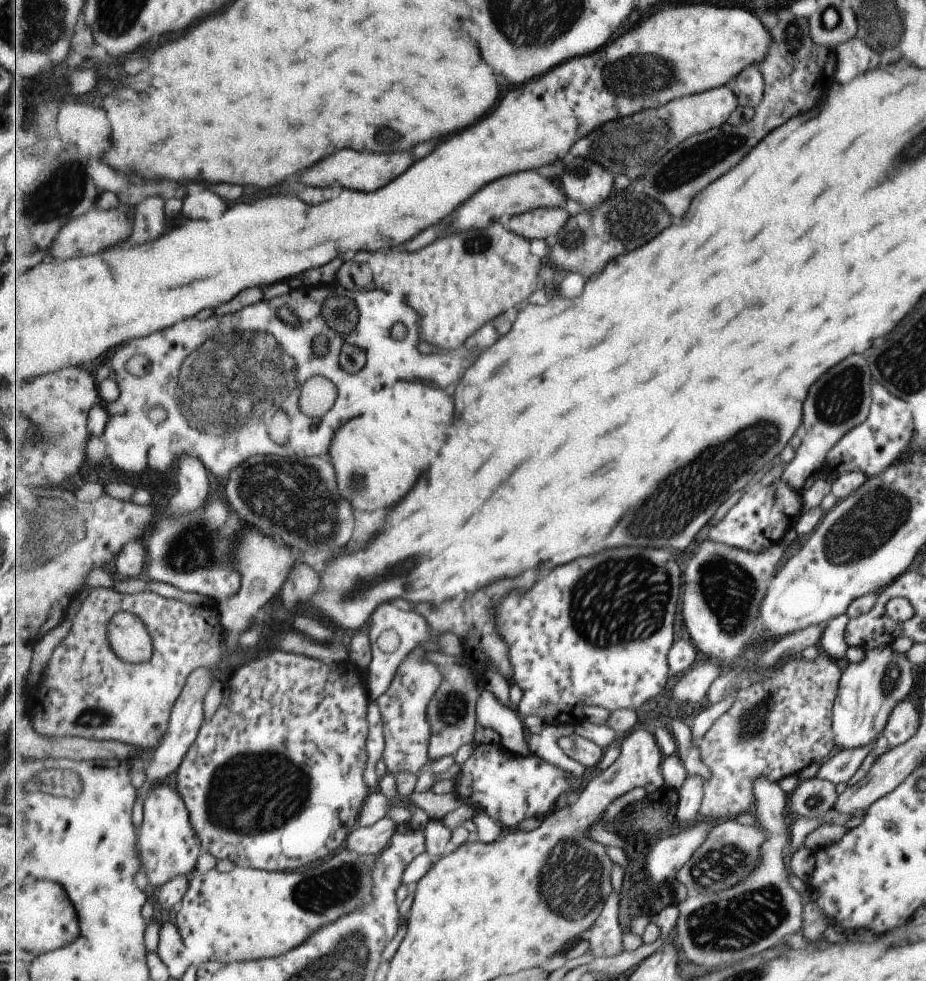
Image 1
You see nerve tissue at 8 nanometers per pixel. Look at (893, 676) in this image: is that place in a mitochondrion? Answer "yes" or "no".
yes

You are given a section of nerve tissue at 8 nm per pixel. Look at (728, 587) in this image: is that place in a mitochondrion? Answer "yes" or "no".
yes

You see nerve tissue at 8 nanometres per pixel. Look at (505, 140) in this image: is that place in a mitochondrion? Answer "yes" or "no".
no

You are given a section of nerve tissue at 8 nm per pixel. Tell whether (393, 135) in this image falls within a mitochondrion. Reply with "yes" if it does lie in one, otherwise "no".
yes

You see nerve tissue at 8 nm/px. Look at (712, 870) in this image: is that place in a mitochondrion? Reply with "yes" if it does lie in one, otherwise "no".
yes

